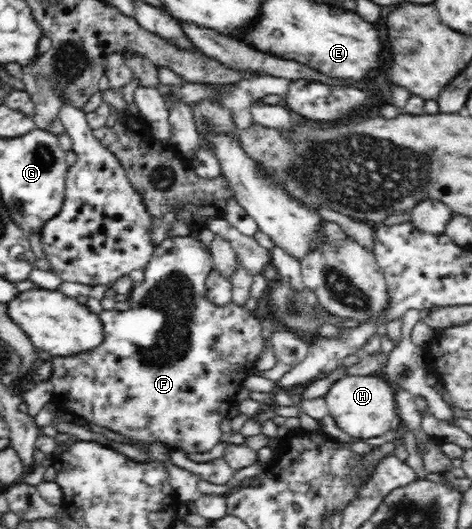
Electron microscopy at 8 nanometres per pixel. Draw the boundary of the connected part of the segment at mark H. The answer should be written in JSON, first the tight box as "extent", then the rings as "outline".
{"extent":[325,373,401,438],"outline":[[[381,373],[348,374],[336,379],[325,394],[327,411],[334,418],[338,428],[349,436],[369,438],[382,436],[396,428],[401,420],[397,415],[396,387],[391,385]]]}

